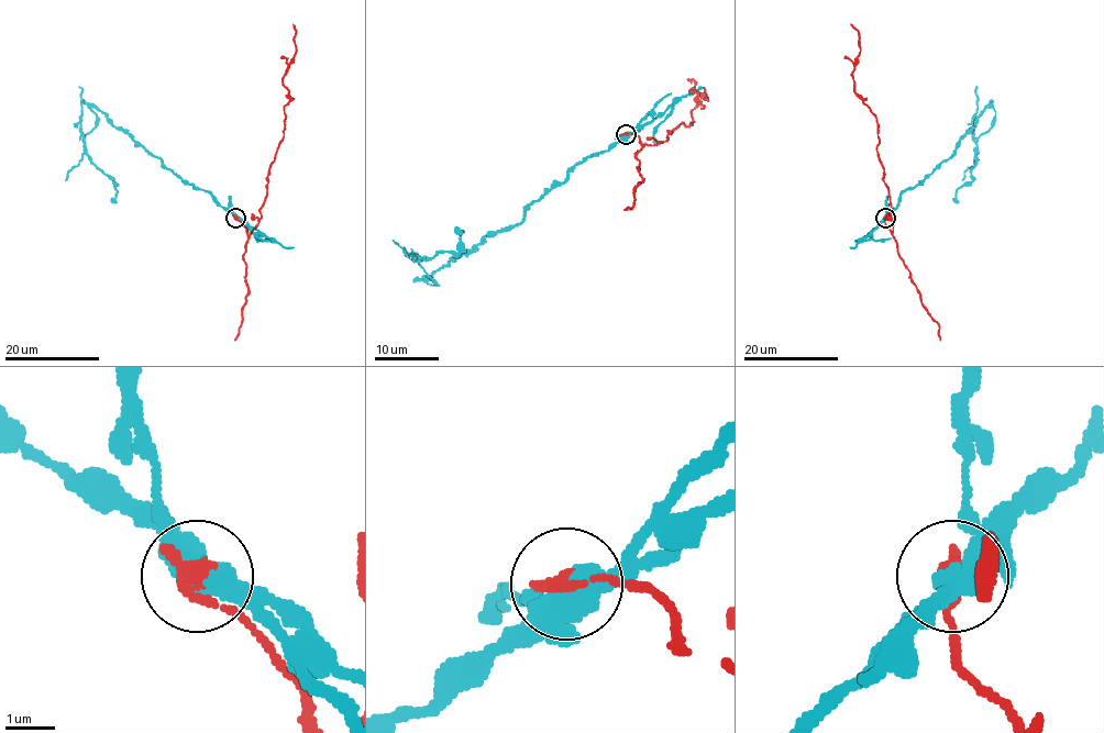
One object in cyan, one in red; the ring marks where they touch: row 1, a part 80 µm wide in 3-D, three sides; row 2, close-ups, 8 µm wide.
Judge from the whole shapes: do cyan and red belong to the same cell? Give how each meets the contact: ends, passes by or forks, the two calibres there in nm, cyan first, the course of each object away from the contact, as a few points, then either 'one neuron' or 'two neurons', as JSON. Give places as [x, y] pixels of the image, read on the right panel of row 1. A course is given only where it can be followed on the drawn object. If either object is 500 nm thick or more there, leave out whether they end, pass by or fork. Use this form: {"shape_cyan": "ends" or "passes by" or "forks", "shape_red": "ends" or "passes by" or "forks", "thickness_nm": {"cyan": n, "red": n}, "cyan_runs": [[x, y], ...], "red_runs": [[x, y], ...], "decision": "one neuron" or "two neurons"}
{"thickness_nm": {"cyan": 500, "red": 380}, "cyan_runs": [[884, 219], [991, 106], [993, 125], [976, 142], [976, 163], [971, 181], [957, 190], [958, 203]], "red_runs": [[884, 217], [892, 234], [891, 197], [876, 151], [878, 120], [854, 92], [860, 42], [850, 23]], "decision": "two neurons"}

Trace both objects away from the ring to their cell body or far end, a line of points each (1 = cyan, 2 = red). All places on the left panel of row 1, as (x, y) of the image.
1: (236, 219), (213, 197), (186, 184), (94, 106), (96, 125), (84, 136), (85, 152), (113, 181), (113, 203)
2: (236, 217), (250, 234), (261, 217), (268, 168), (283, 137), (289, 99), (283, 78), (297, 52), (293, 23)

